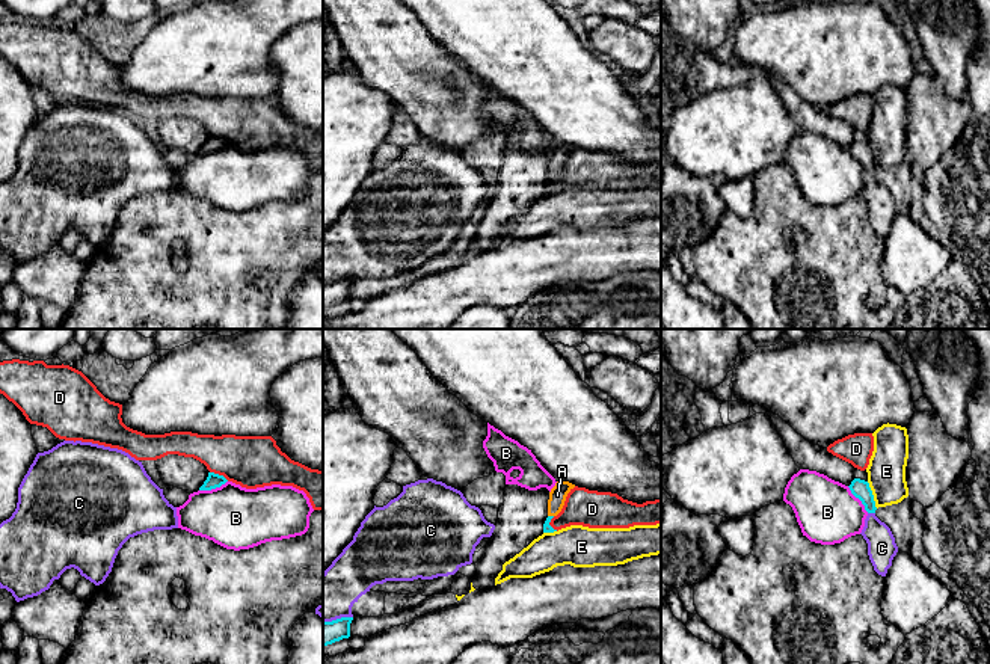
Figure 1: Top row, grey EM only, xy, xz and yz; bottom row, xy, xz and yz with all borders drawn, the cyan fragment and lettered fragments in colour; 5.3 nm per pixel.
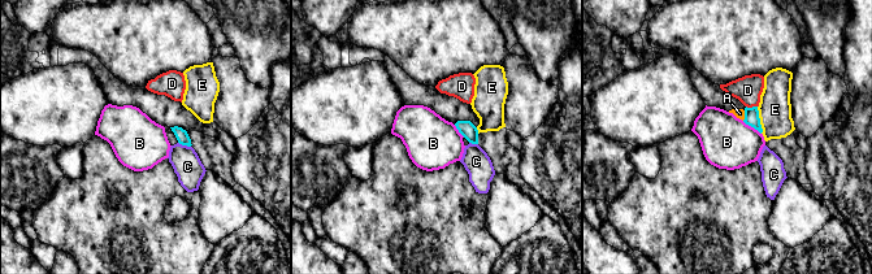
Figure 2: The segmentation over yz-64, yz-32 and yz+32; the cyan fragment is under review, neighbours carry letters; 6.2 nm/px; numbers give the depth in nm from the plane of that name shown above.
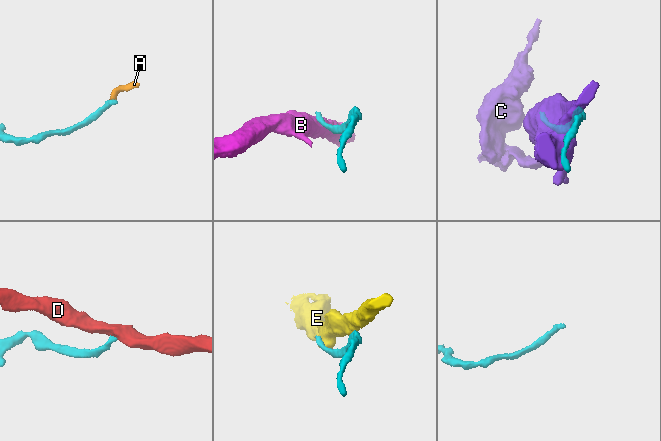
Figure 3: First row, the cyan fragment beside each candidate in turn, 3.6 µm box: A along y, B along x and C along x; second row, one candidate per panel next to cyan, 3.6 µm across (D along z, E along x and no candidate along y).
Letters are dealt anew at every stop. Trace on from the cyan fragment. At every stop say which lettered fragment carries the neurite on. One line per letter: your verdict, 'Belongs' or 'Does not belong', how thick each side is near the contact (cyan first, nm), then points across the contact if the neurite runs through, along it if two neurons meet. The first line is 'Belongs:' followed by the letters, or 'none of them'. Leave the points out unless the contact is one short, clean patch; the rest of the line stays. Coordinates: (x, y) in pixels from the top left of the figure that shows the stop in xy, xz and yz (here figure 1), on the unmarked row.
Belongs: A
A: Belongs. Thickness 50 nm (cyan) against 90 nm
B: Does not belong. Thickness 80 nm (cyan) against 340 nm. Boundary: xy (227, 142), (219, 148), (199, 153)
C: Does not belong. Thickness 130 nm (cyan) against 260 nm
D: Does not belong. Thickness 80 nm (cyan) against 280 nm. Boundary: xy (210, 133), (228, 142)
E: Does not belong. Thickness 100 nm (cyan) against 200 nm

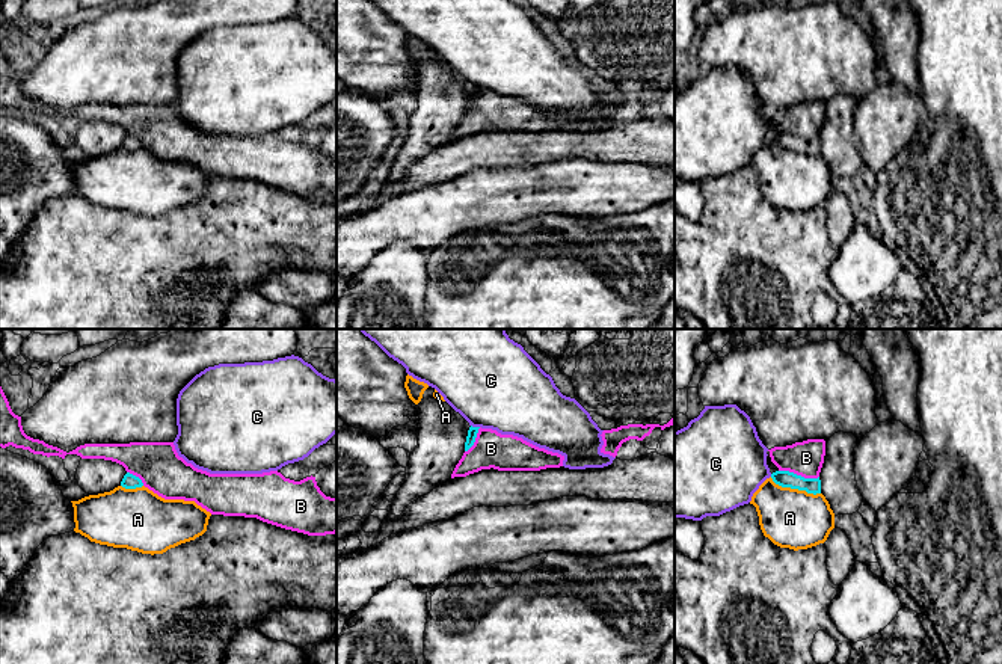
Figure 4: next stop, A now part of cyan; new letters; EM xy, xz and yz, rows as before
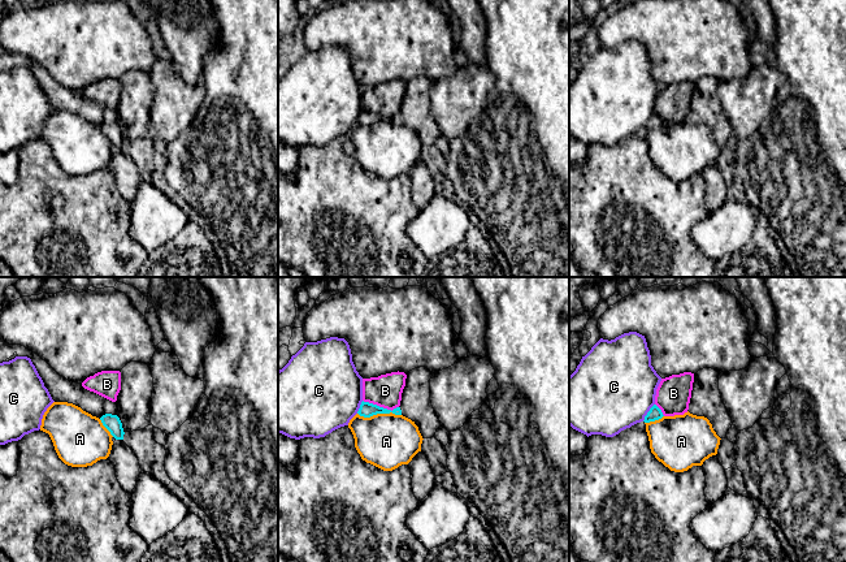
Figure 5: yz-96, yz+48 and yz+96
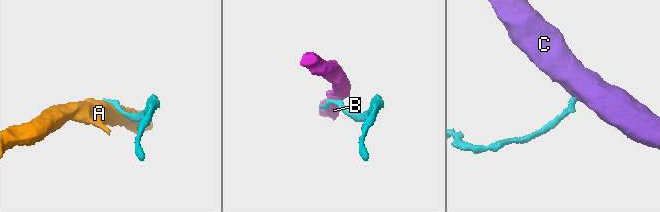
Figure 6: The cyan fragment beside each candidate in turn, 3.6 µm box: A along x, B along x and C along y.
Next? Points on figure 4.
Belongs: none of them
A: Does not belong. Thickness 90 nm (cyan) against 320 nm. Boundary: yz (770, 139), (782, 148), (820, 156)
B: Does not belong. Thickness 90 nm (cyan) against 180 nm
C: Does not belong. Thickness 50 nm (cyan) against 480 nm. Boundary: xz (471, 86), (479, 89)

